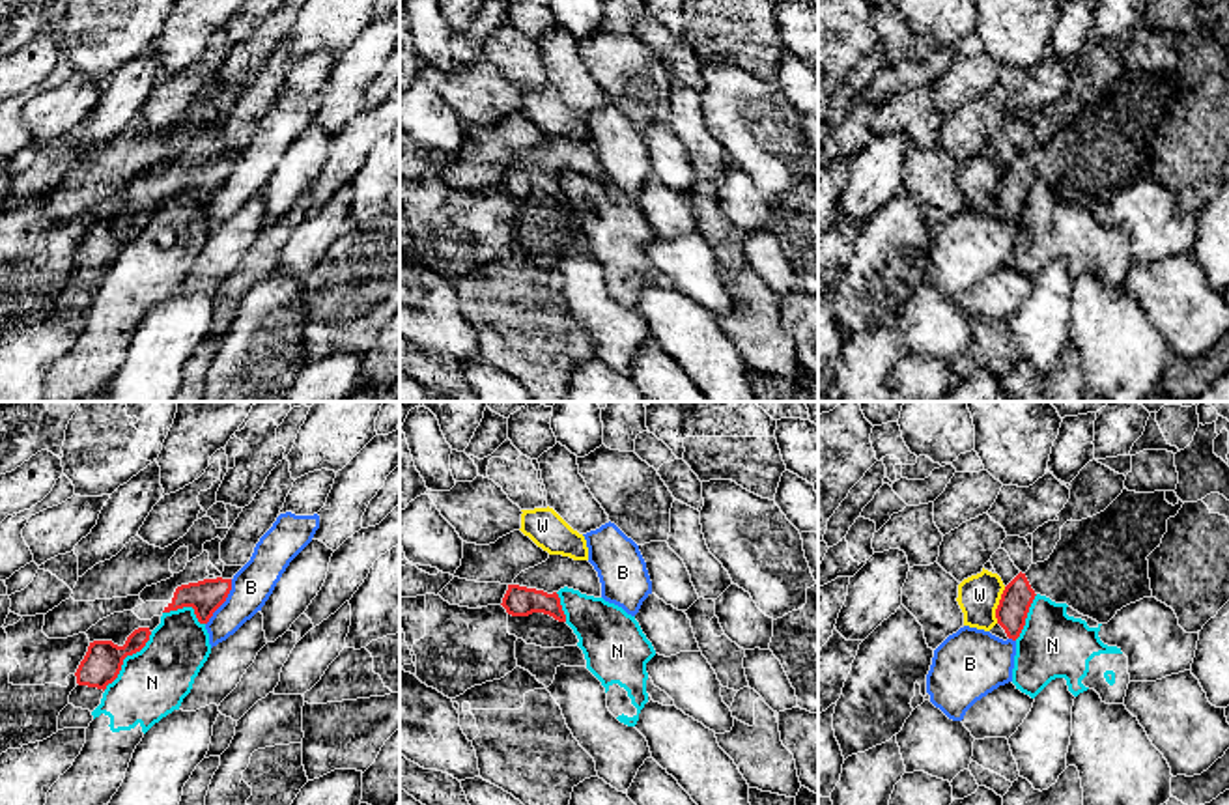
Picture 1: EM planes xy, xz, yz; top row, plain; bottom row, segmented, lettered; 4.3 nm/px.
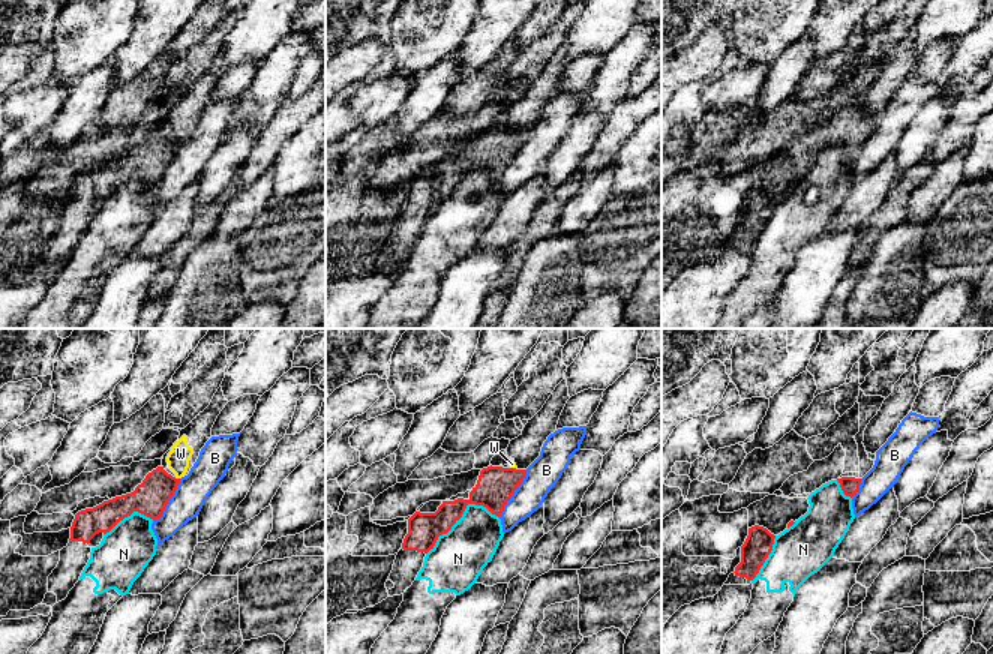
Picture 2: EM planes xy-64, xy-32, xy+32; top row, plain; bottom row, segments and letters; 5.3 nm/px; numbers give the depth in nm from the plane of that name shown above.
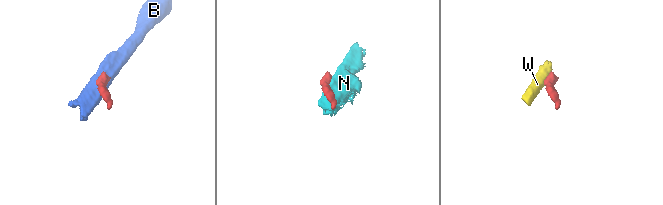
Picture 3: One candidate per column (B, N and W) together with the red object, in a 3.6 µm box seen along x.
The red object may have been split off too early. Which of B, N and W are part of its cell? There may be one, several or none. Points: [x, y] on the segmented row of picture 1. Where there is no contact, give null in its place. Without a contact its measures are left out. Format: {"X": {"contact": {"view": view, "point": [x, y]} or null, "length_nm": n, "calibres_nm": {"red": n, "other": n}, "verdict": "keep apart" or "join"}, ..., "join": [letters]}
{"B": {"contact": {"view": "xy", "point": [225, 600]}, "length_nm": 240, "calibres_nm": {"red": 150, "other": 180}, "verdict": "keep apart"}, "N": {"contact": {"view": "xy", "point": [126, 656]}, "length_nm": 340, "calibres_nm": {"red": 160, "other": 300}, "verdict": "keep apart"}, "W": {"contact": {"view": "yz", "point": [998, 606]}, "length_nm": 170, "calibres_nm": {"red": 140, "other": 180}, "verdict": "keep apart"}, "join": []}

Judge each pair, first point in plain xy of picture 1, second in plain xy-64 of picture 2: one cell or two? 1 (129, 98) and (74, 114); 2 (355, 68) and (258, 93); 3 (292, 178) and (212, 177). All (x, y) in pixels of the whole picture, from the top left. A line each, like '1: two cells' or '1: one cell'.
1: one cell
2: one cell
3: one cell

